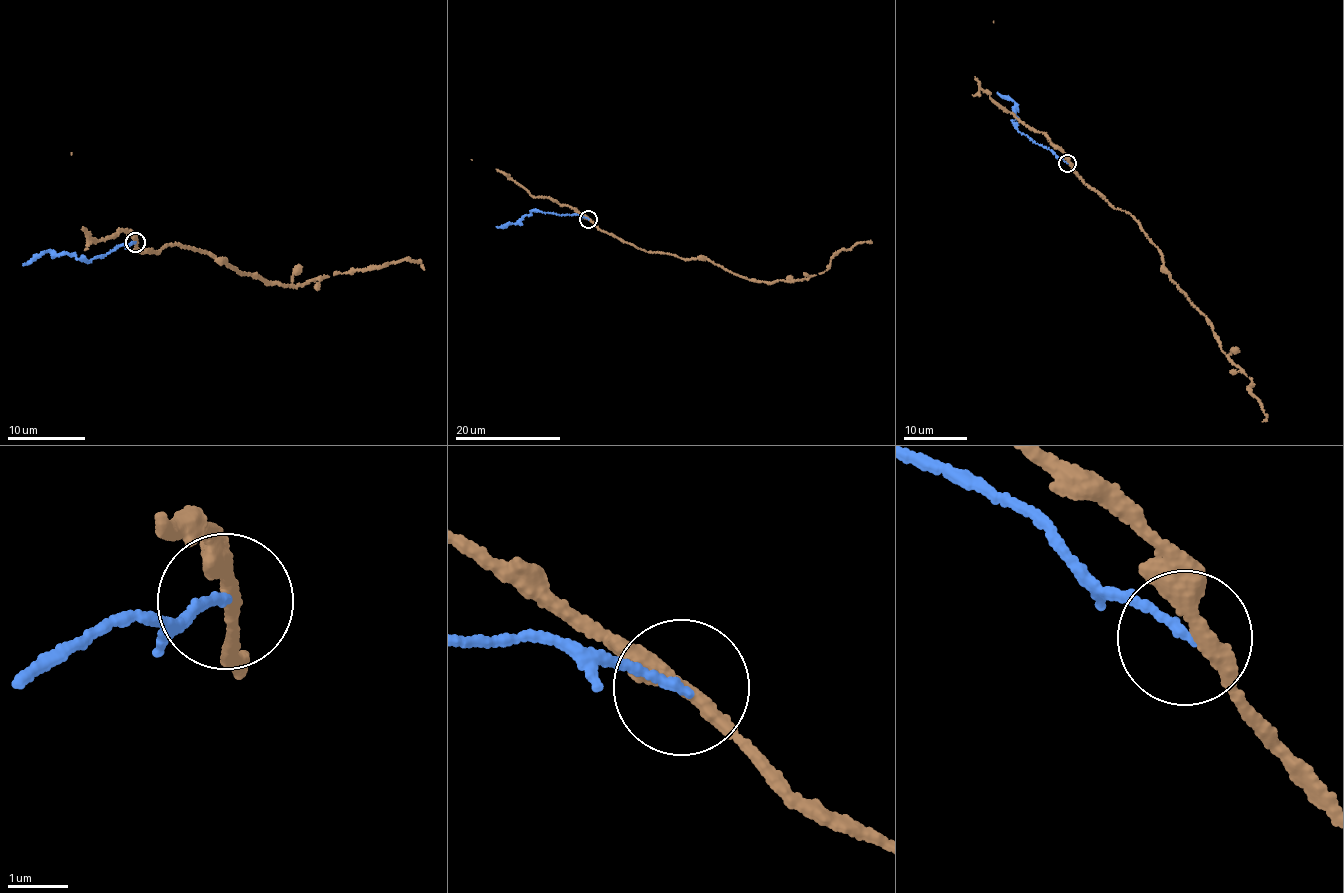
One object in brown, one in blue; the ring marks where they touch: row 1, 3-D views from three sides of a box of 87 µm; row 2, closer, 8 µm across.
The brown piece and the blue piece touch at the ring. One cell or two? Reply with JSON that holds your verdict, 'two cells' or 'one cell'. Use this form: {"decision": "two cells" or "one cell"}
{"decision": "two cells"}

